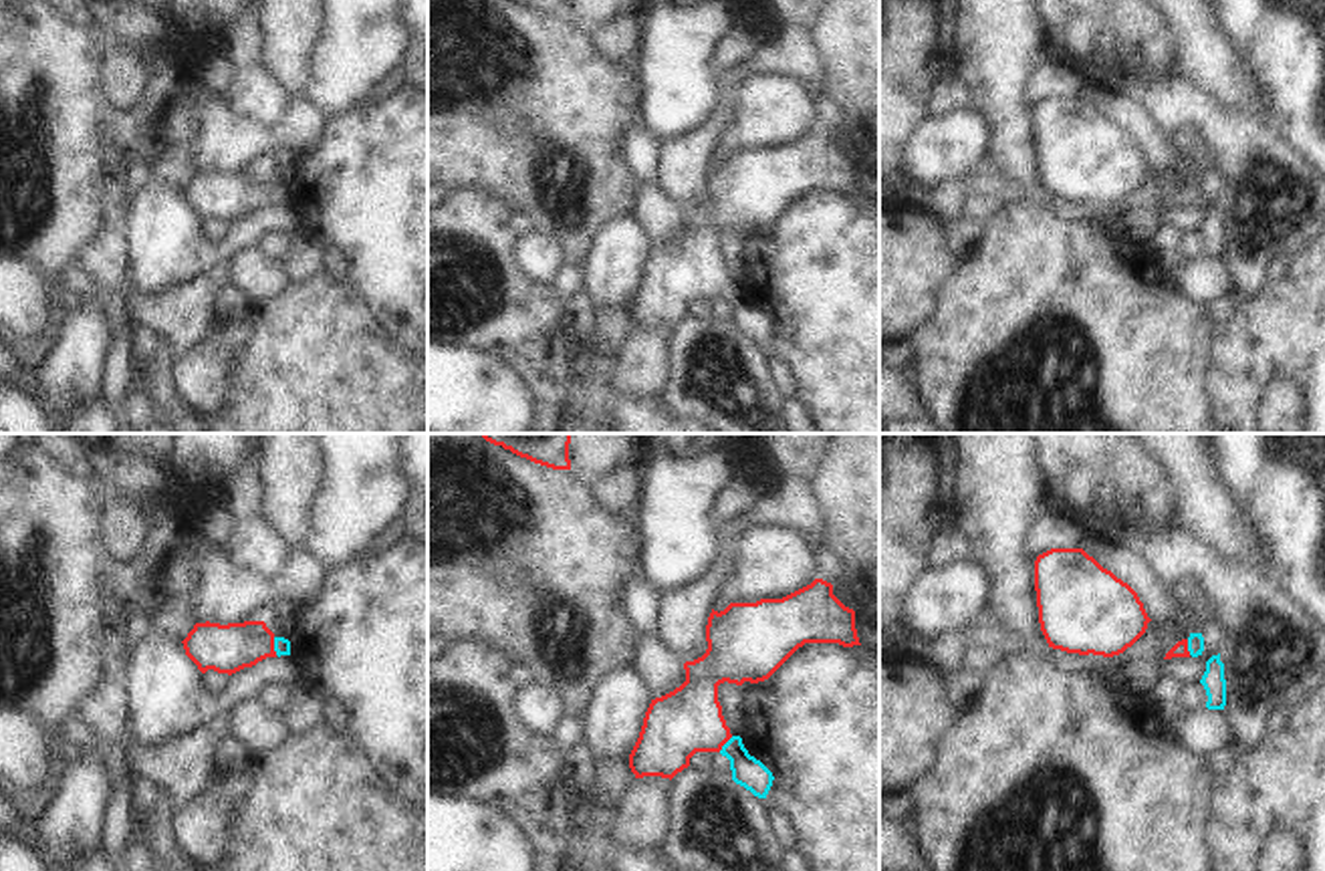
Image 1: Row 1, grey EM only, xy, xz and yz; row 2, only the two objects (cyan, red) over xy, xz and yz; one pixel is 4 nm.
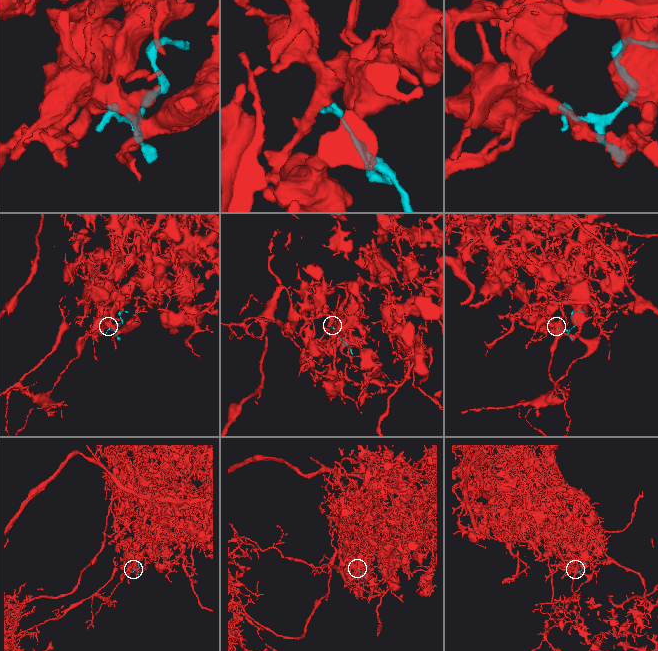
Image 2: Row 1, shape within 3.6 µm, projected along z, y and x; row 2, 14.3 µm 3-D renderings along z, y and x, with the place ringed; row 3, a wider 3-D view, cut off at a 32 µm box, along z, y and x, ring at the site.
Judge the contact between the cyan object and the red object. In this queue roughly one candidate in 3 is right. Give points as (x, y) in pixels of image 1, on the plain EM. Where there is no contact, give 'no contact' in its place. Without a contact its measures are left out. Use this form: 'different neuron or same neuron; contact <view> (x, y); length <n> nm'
same neuron; contact xy (275, 194); length 70 nm

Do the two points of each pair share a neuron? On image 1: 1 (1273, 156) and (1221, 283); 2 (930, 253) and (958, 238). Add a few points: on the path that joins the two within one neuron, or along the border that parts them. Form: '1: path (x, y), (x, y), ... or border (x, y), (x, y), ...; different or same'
1: border (1223, 259), (1235, 293); different
2: border (944, 226), (948, 246), (960, 257); different

